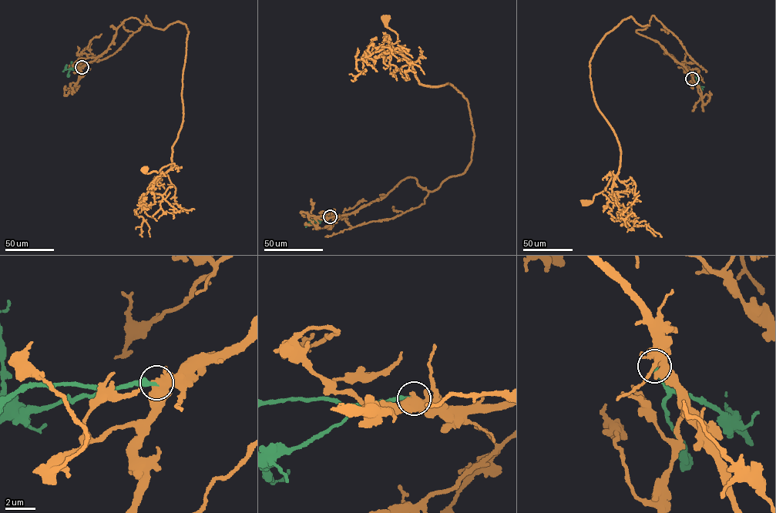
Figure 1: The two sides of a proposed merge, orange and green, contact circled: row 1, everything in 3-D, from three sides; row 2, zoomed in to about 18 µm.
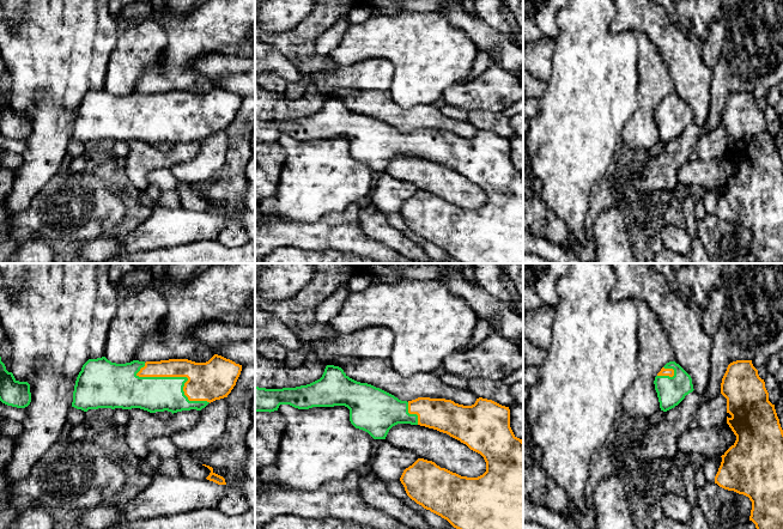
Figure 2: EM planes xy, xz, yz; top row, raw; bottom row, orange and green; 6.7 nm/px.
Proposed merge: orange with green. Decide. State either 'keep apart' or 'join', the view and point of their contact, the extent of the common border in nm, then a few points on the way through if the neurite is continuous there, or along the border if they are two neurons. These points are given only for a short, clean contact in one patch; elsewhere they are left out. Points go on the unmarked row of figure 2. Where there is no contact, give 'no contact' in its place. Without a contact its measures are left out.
join; meets orange in xy at (182, 108); contact 550 nm long

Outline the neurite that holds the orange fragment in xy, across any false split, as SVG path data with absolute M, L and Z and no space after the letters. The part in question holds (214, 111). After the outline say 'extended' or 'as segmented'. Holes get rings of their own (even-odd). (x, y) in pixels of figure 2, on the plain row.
M218 86L206 95L169 91L116 96L105 89L89 91L77 109L72 139L84 144L98 140L140 140L150 145L168 142L172 146L190 141L201 142L208 135L227 129L241 103L242 97Z; extended

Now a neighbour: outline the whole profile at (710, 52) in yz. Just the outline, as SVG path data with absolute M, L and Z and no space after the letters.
M723 16L711 24L710 34L700 49L703 62L708 67L714 68L717 65L727 35L728 24Z

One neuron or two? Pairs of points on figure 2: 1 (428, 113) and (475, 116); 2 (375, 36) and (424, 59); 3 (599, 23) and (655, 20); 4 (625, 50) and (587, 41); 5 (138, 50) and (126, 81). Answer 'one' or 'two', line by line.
1: two
2: one
3: two
4: one
5: one

